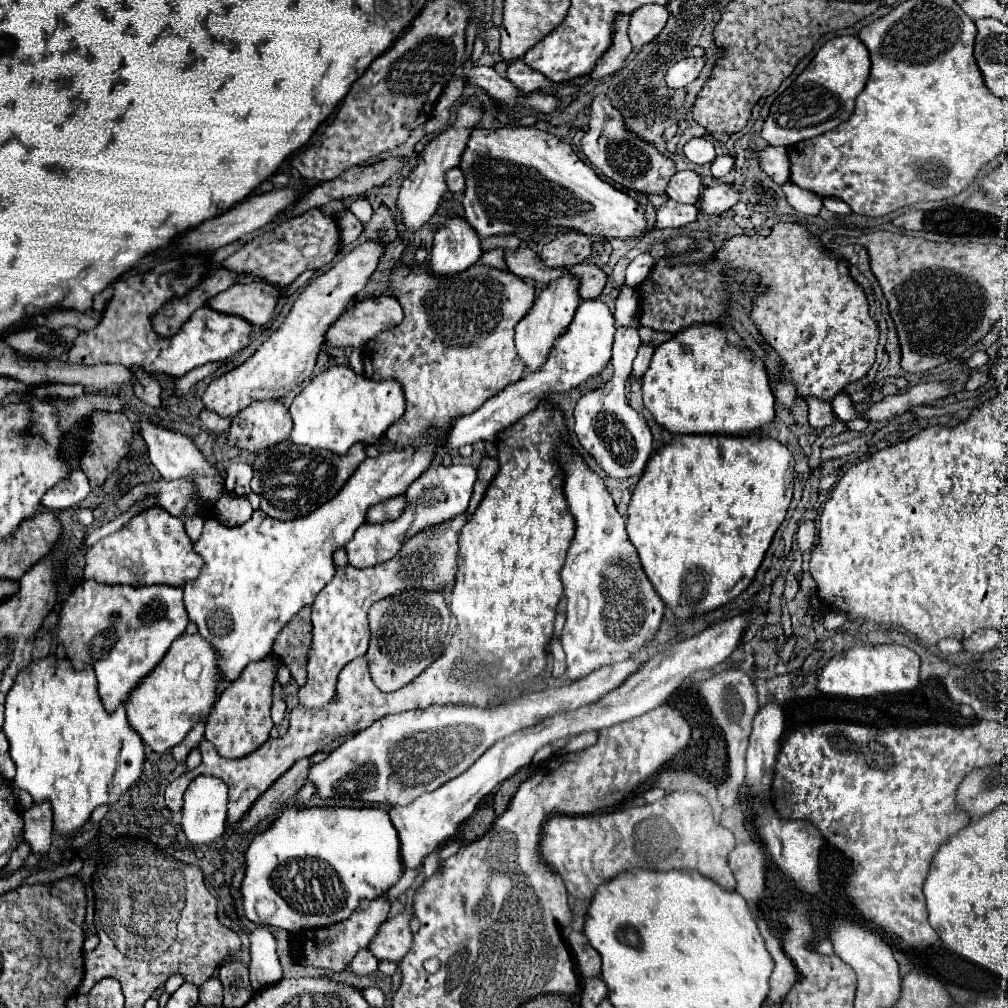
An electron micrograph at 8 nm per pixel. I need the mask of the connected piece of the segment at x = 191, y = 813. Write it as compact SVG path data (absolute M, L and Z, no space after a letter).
M199 776L187 792L181 828L191 844L211 844L225 832L227 784L219 778Z

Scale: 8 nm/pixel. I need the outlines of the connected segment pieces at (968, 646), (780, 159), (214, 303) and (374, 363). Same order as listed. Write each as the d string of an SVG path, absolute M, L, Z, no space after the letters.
M990 628L977 630L969 638L963 640L963 649L970 653L982 654L990 651L1000 644L1003 640L1002 635Z
M779 146L761 148L757 162L775 184L783 186L783 180L787 180L787 152L785 152L785 148L779 148Z
M259 280L249 284L233 284L225 292L211 296L205 306L215 312L227 312L231 316L239 316L253 326L263 326L273 318L275 304L279 300L279 290L269 288Z
M479 262L453 276L435 276L425 266L411 268L401 264L393 270L387 286L391 296L401 302L405 318L399 326L379 332L379 336L363 346L363 364L367 378L393 378L403 386L407 410L387 430L387 438L397 448L405 448L433 424L447 426L459 416L471 414L471 410L477 410L487 398L495 396L523 376L525 364L515 350L513 332L515 324L527 314L535 300L535 286L531 282L525 282L507 270L495 270Z

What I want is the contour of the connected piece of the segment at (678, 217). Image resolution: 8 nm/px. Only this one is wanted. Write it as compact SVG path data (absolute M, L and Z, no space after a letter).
M665 200L657 208L655 228L679 228L697 220L697 208L691 204L681 204L675 200Z

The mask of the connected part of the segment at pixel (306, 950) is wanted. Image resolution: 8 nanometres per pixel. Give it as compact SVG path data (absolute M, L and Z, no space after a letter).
M379 896L373 902L371 900L361 900L357 910L345 922L337 922L329 928L315 928L315 930L299 934L297 936L299 938L297 940L299 942L297 962L301 966L313 966L313 968L325 968L325 970L331 970L331 972L343 972L351 964L353 956L361 948L367 948L371 944L379 926L387 920L389 906L391 906L391 902L385 896Z

